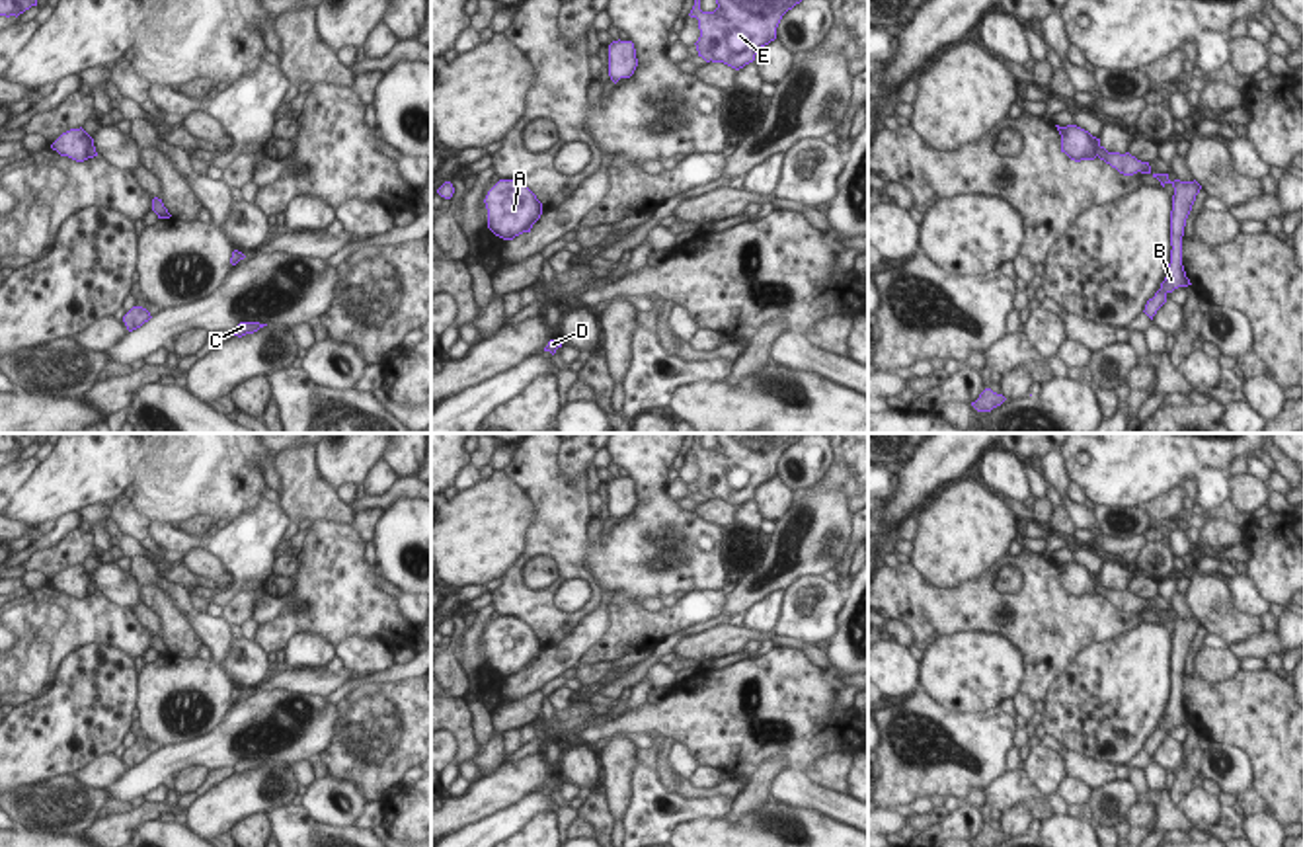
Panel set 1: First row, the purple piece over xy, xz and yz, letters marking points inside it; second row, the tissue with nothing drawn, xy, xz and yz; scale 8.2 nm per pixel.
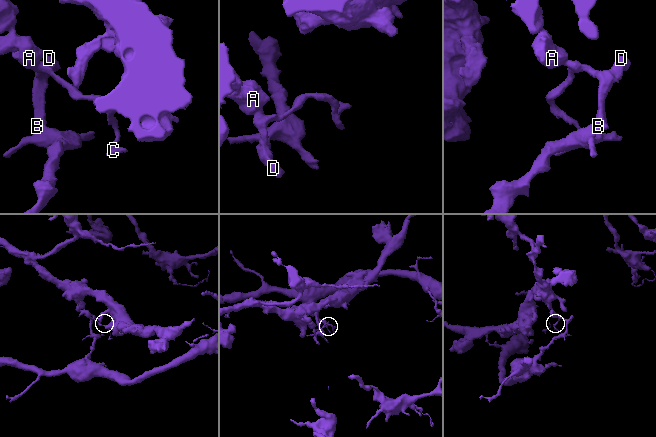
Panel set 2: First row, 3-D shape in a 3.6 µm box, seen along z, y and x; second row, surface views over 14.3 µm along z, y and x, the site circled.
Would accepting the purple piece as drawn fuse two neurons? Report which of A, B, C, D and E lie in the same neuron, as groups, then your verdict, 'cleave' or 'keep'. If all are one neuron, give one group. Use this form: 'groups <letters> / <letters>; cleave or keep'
groups A E / B C D; cleave

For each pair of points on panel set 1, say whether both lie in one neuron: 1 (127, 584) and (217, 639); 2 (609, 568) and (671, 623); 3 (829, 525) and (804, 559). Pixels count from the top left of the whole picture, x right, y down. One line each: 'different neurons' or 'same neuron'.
1: different neurons
2: different neurons
3: same neuron

